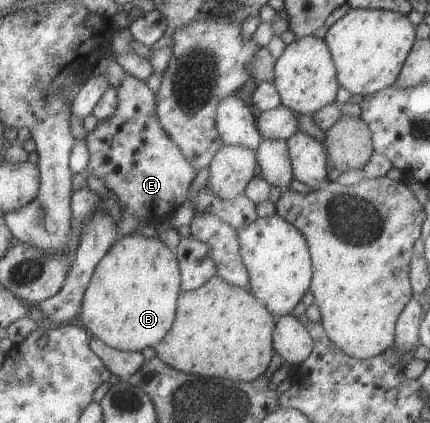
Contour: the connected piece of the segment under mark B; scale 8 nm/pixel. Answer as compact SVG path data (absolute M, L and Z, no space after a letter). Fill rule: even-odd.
M121 234L95 270L80 317L92 335L124 352L155 347L174 326L182 295L178 253L158 237Z

